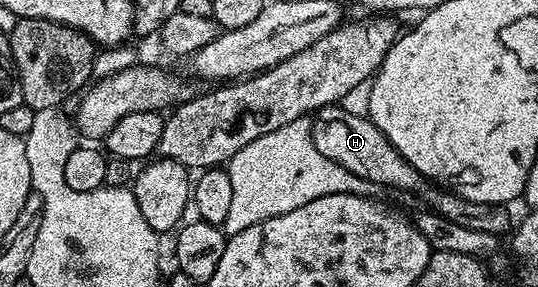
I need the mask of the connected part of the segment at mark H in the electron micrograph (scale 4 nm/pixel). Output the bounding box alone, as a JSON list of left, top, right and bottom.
[315,106,510,236]

